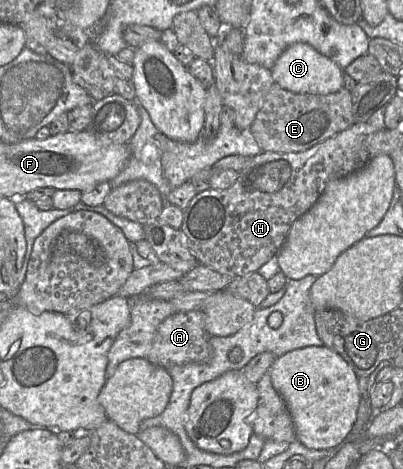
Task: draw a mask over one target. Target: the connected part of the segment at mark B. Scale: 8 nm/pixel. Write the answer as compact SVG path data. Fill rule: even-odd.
M326 346L299 348L276 358L269 373L274 389L284 400L292 417L297 441L308 449L325 450L345 440L357 419L360 392L357 375L341 355Z

